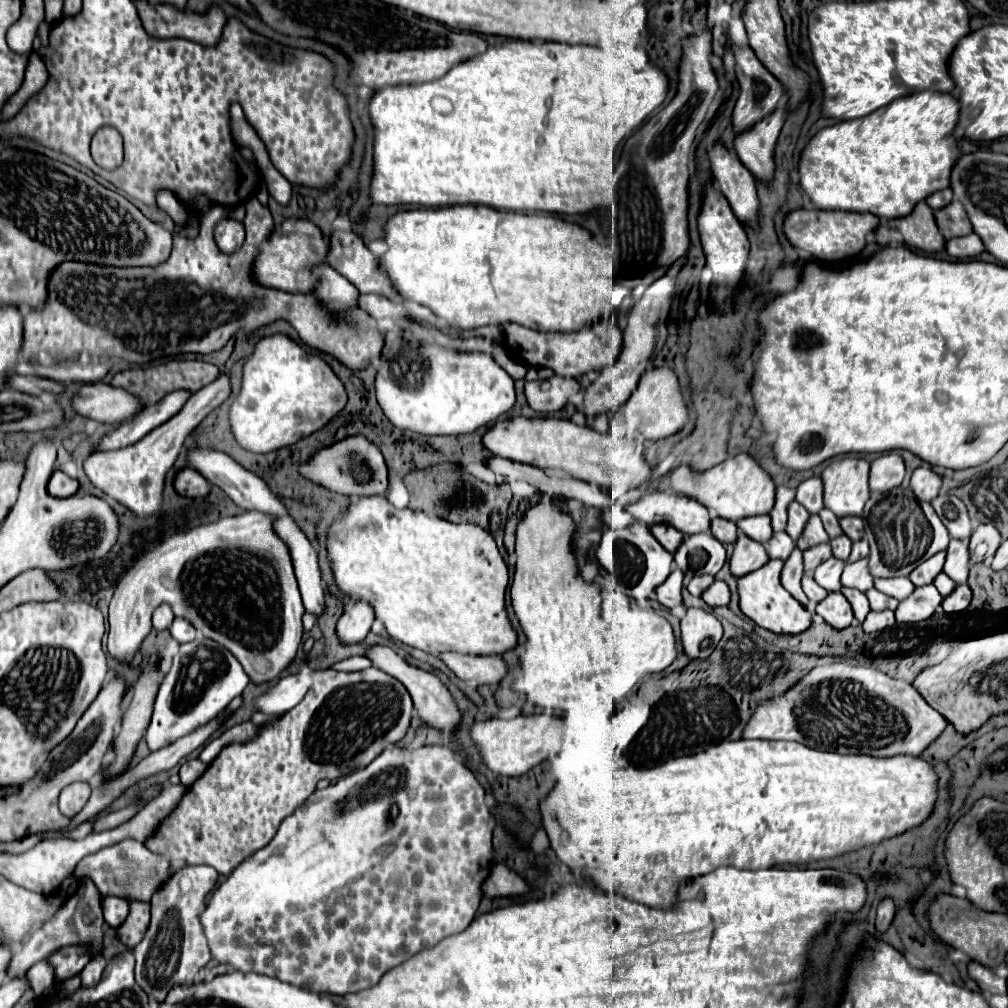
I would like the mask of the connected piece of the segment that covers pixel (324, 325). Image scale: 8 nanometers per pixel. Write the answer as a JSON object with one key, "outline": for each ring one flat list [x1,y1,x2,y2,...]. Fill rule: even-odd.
{"outline":[[256,196,245,202,246,216,244,246,234,254,222,254,214,242,214,226,222,220,224,210,220,206,212,206,200,220,200,234,190,240,186,236,174,238,174,248,170,258,154,268,112,268,112,266,96,266,82,262,64,262,60,264,48,282,50,298,48,308,42,314,34,314,26,324,24,334,24,356,26,360,36,360,38,352,48,352,52,358,74,360,82,352,88,352,92,358,108,356,108,358,124,358,132,364,148,364,158,358,178,356,178,354,212,354,226,346,226,342,238,332,244,330,252,334,254,330,268,326,276,320,286,320,300,334,302,342,336,356,340,362,350,366,352,370,360,370,372,362,372,358,380,358,382,352,382,336,374,320,368,314,358,312,358,330,346,328,344,324,328,324,322,316,322,308,310,300,306,294,290,294,274,288,266,288,250,276,250,268,254,264,254,256,258,256,258,248,262,248,262,240,272,232,272,216,270,210,264,208],[78,304,86,304,86,320,80,318,82,308]]}

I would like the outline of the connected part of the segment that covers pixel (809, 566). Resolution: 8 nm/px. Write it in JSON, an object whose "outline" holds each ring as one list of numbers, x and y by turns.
{"outline":[[828,542,804,550,804,570,806,570,806,574,812,574,812,570,818,564,822,564,824,560,828,560,830,556,832,556,832,550,830,550,830,544]]}

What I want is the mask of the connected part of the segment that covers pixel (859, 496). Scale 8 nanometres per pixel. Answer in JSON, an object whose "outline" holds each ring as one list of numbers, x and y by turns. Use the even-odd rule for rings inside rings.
{"outline":[[842,458,826,466,822,472,824,506,838,518,862,516,868,492,868,468,864,458]]}

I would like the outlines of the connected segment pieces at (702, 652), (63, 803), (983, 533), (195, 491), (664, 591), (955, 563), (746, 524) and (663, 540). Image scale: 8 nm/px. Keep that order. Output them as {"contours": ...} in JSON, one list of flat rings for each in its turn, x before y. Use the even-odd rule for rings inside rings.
{"contours":[[[688,608,680,626,682,644,688,658,708,658,724,632,720,620,702,608]],[[74,782,68,784,62,794,60,794,60,810,64,816,74,818,86,804,86,800,90,798,90,784,88,782]],[[978,524,970,538,970,550,978,548,978,546,986,546,988,552,996,552,1000,542,1002,542,1002,538,992,524]],[[190,466,182,468,182,470,176,474,176,478,174,478,174,488,176,488,176,492,182,494,182,496,206,496,208,490,210,490,206,478,204,478,198,470,194,470,194,468,190,468]],[[674,570,670,574,670,578,666,578,666,582,656,590,656,596,658,596,658,602,664,604,666,608,674,608,674,606,680,606,682,604,682,572]],[[950,540,944,572,956,584,966,584,966,580,968,580,968,560,970,560,968,540]],[[750,516,750,518,742,518,736,522,736,526,750,536,752,540,766,544,772,536,772,526,770,526,770,516]],[[654,524,650,526,650,532,654,538,658,538,658,542,668,550,668,552,674,552,678,548,678,544,682,544,682,534,678,530,674,530,672,526,668,524]]]}

